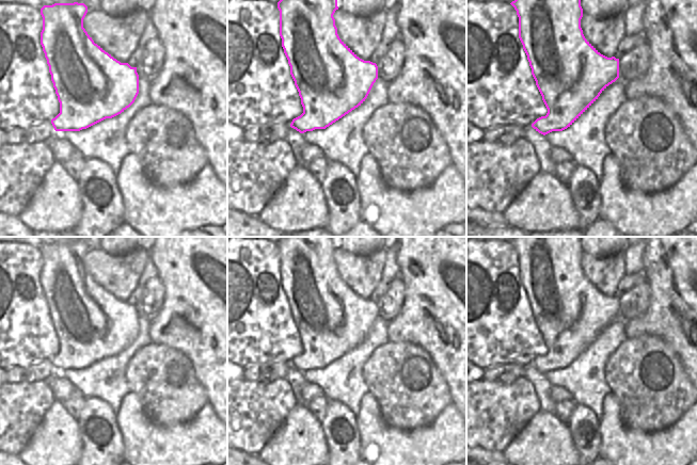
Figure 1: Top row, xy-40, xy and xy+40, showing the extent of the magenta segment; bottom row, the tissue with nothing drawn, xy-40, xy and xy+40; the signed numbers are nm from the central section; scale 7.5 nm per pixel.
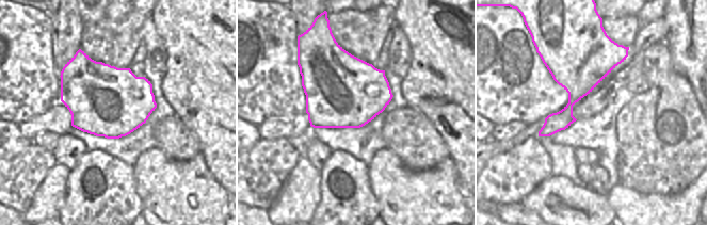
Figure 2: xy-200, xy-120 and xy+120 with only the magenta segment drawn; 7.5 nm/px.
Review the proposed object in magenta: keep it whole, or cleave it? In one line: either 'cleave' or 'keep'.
keep

